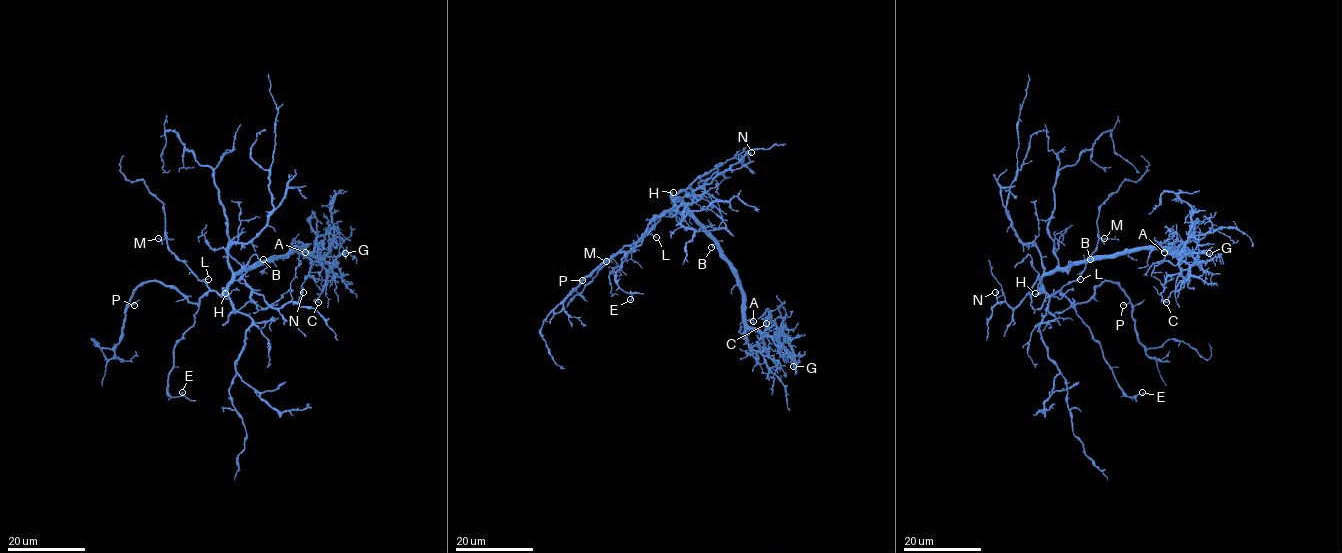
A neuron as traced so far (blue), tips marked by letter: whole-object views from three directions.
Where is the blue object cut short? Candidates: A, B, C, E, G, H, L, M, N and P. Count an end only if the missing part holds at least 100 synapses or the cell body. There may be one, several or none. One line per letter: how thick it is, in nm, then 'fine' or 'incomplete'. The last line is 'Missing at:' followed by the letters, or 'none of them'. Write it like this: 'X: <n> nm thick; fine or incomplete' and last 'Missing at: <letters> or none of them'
A: 240 nm thick; fine
B: 180 nm thick; fine
C: 240 nm thick; fine
E: 200 nm thick; fine
G: 90 nm thick; fine
H: 360 nm thick; incomplete
L: 160 nm thick; fine
M: 160 nm thick; fine
N: 200 nm thick; fine
P: 240 nm thick; fine
Missing at: H

